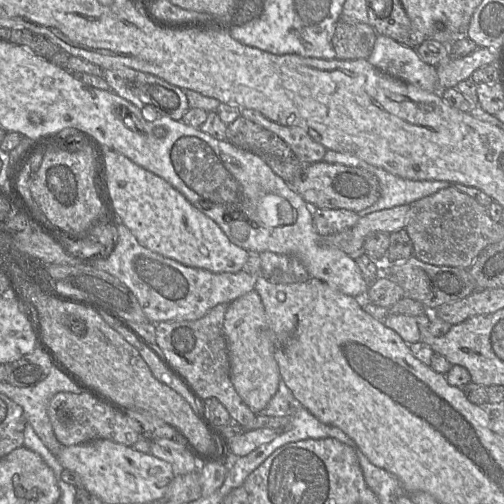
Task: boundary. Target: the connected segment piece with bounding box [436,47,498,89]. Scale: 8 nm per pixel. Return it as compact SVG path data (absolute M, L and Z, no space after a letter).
M478 47L463 58L448 58L436 67L441 89L456 88L457 85L471 77L477 69L498 62L496 50Z

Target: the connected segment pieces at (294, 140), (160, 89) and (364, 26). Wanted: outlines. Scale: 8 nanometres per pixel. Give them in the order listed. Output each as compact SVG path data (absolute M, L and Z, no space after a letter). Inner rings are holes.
M242 109L241 116L275 133L291 148L303 165L321 162L327 149L302 129L280 125L253 109Z
M112 67L104 70L104 79L114 93L141 111L152 105L160 116L180 121L190 109L183 89L155 75L129 67Z
M340 18L335 27L332 45L339 60L367 59L378 33L370 24L351 18Z

